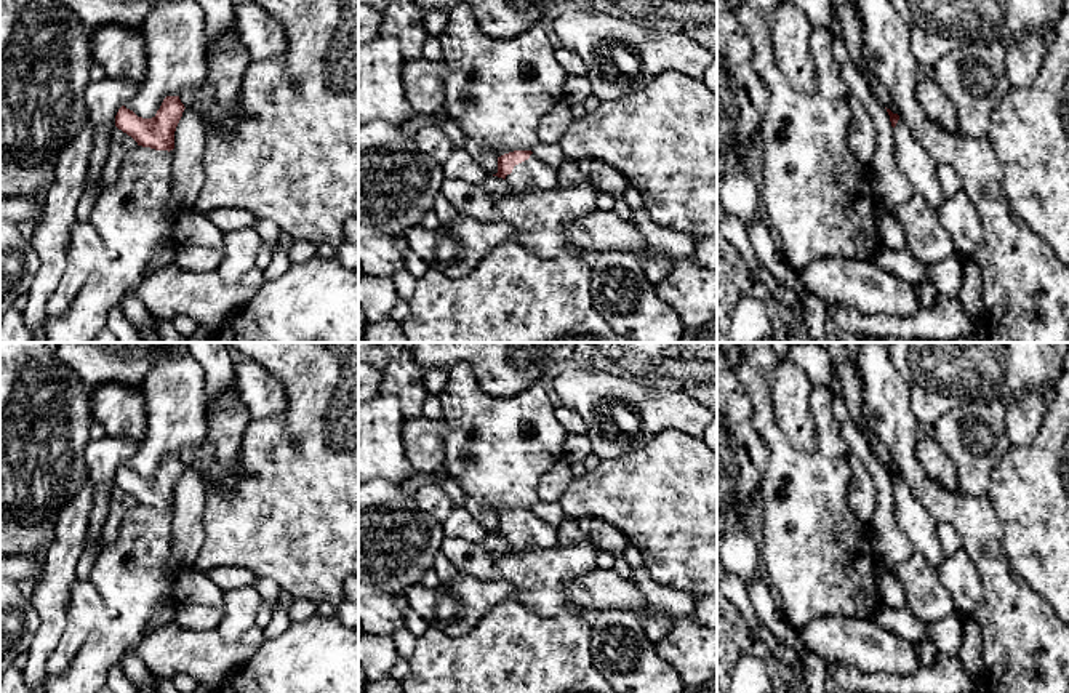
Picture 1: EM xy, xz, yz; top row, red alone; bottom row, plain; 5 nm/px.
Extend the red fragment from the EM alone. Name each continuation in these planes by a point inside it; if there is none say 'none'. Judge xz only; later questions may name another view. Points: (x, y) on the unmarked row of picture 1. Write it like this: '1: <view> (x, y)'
1: xz (533, 532)

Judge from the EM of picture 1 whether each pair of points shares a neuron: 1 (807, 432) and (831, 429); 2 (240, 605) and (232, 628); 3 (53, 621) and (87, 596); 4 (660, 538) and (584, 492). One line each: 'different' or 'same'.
1: different
2: same
3: different
4: same

